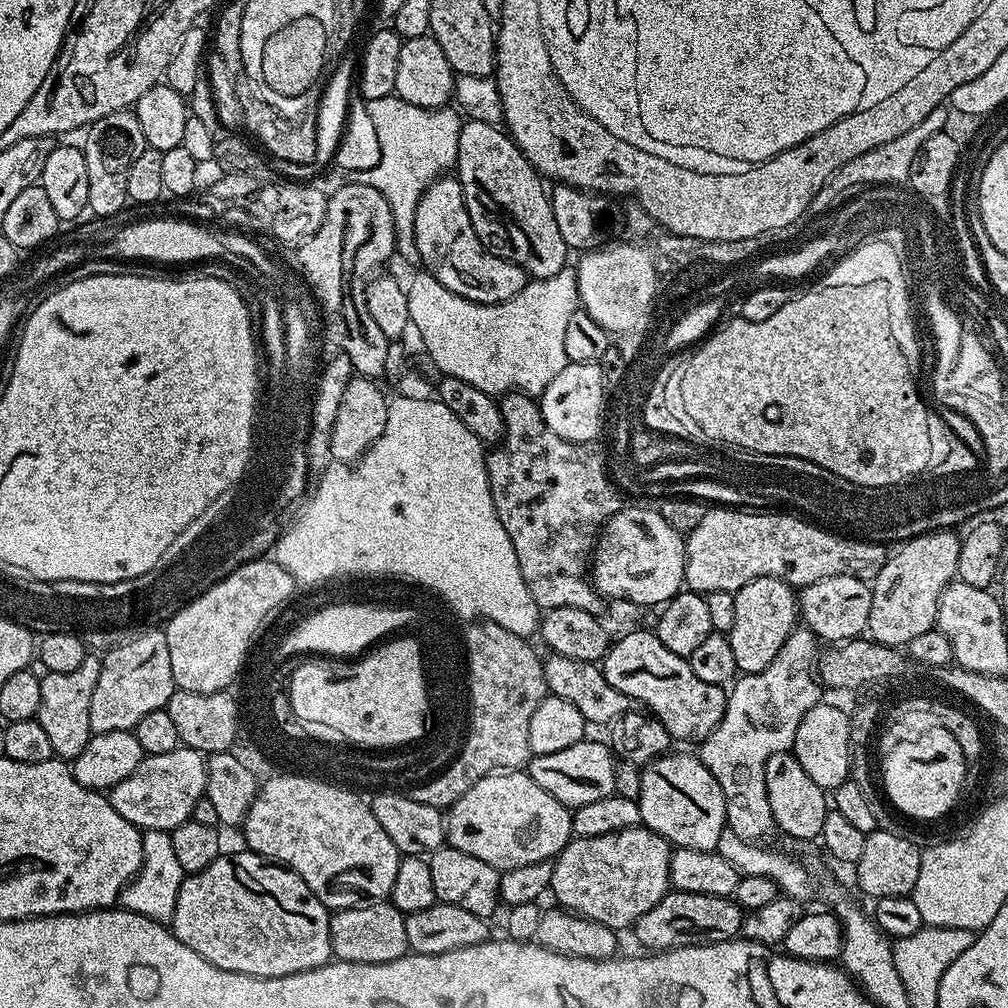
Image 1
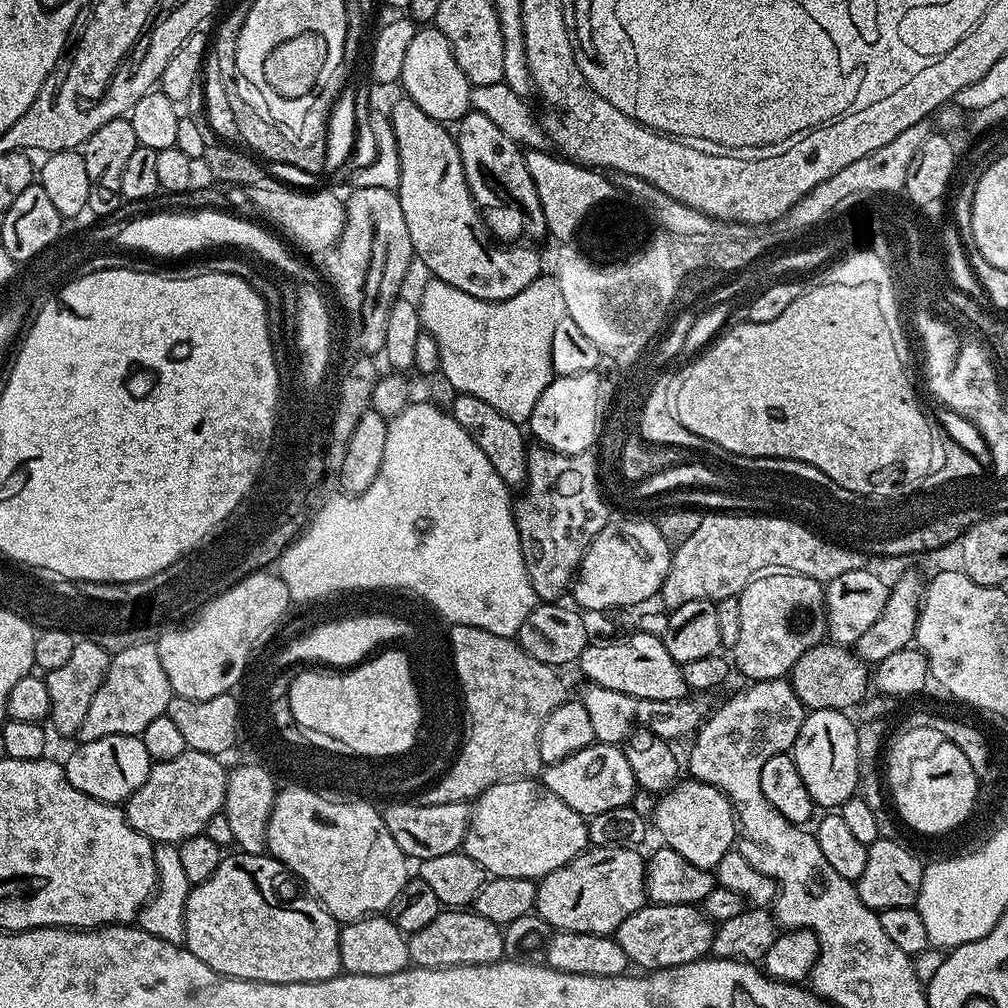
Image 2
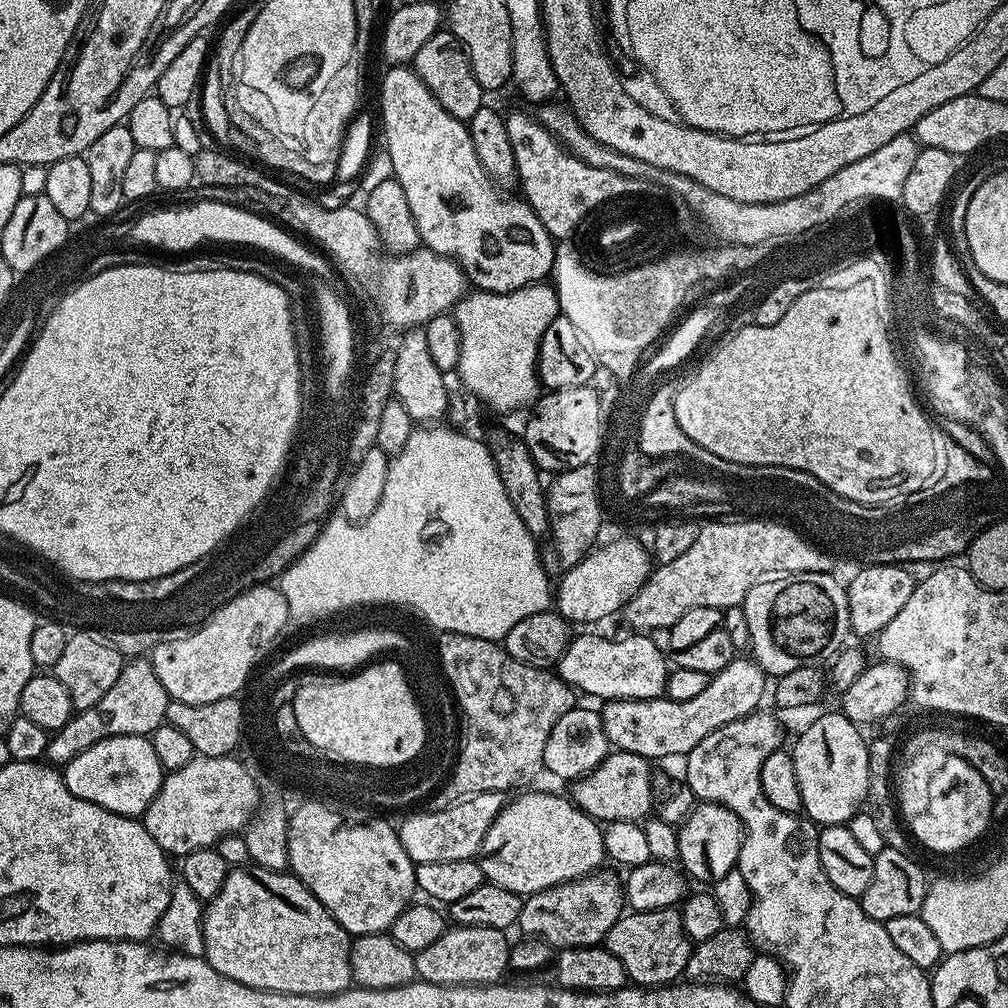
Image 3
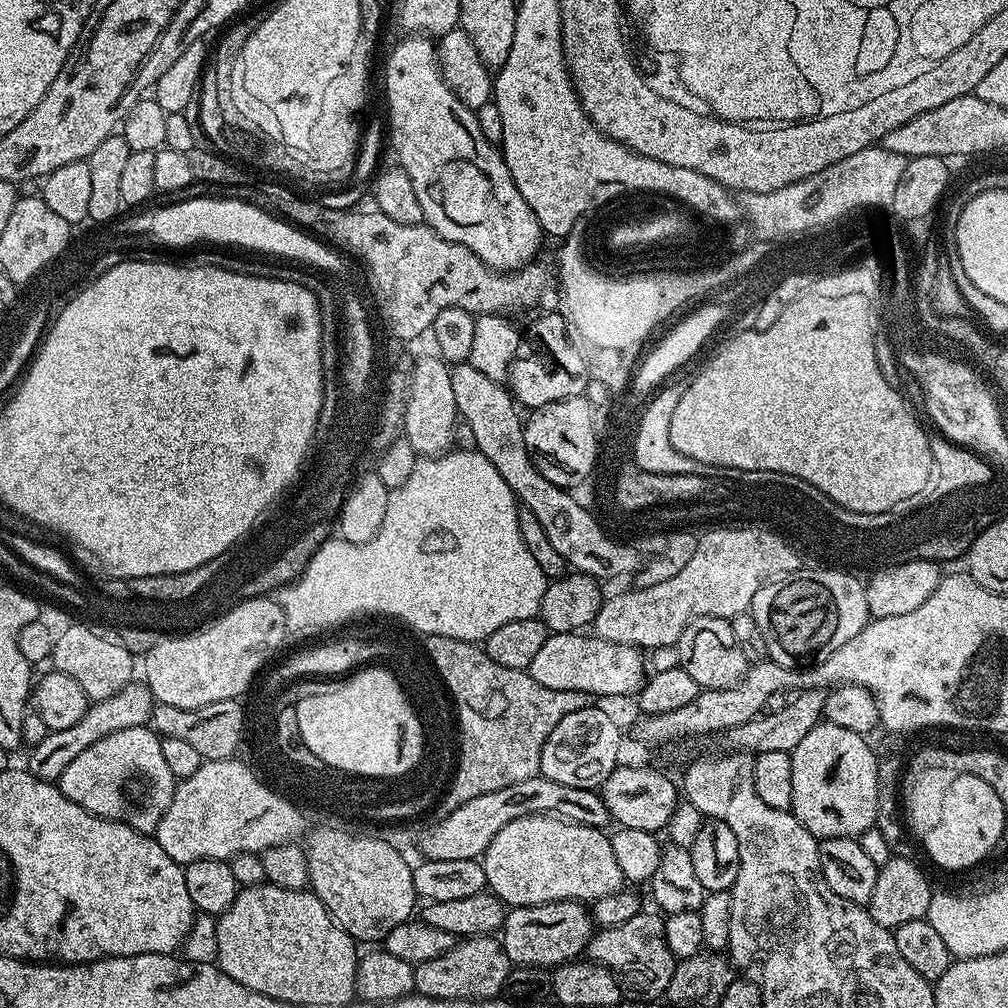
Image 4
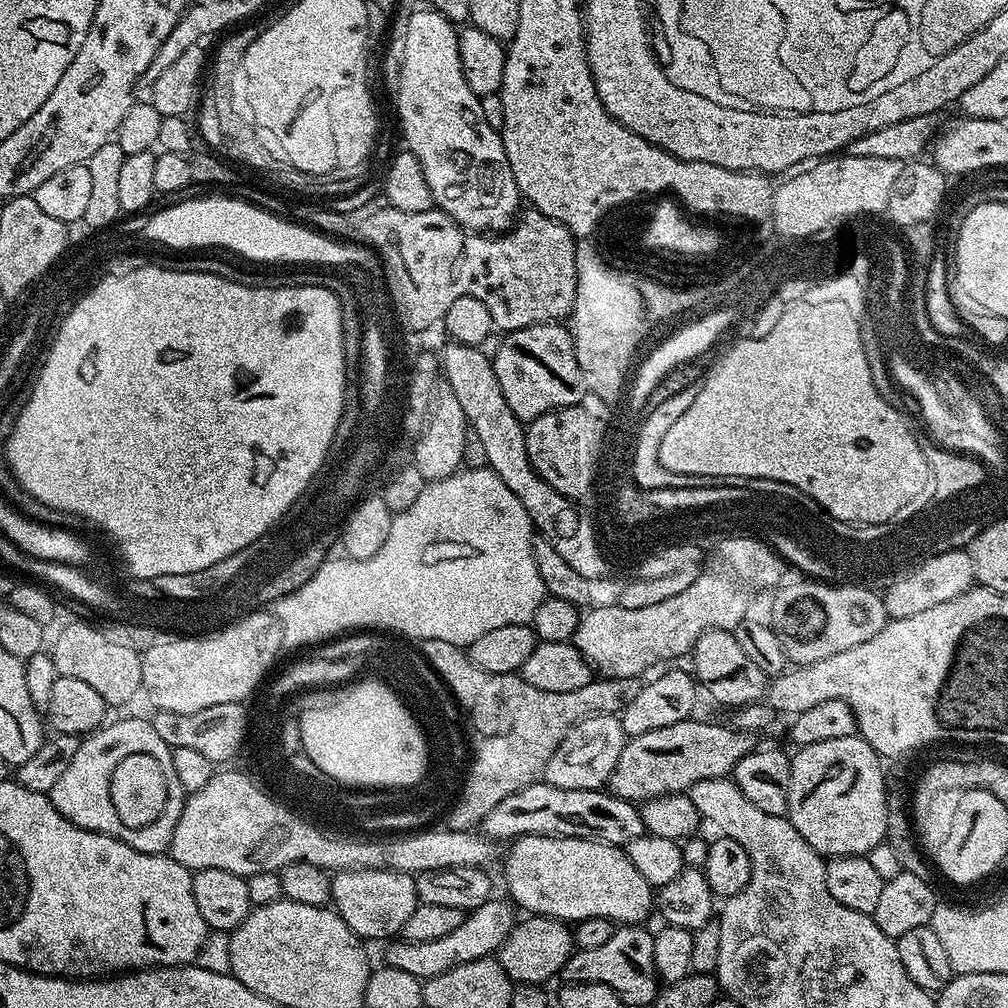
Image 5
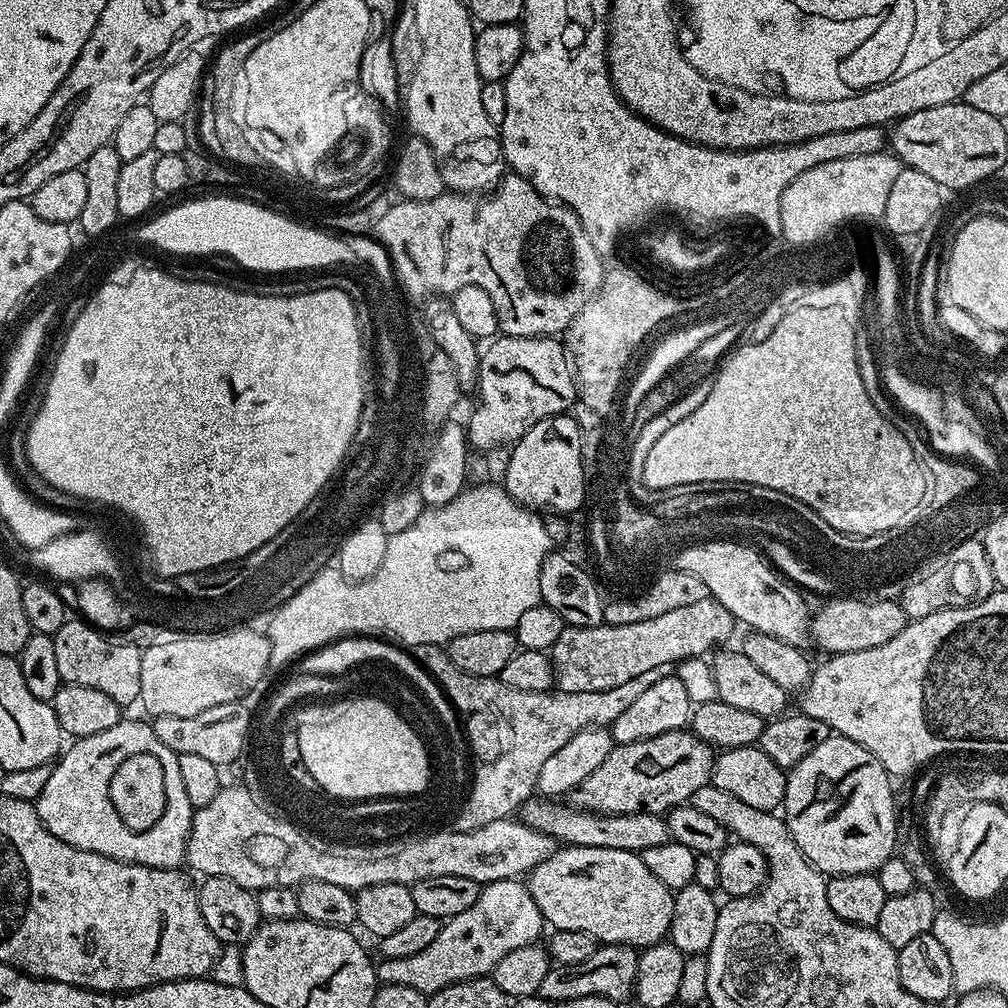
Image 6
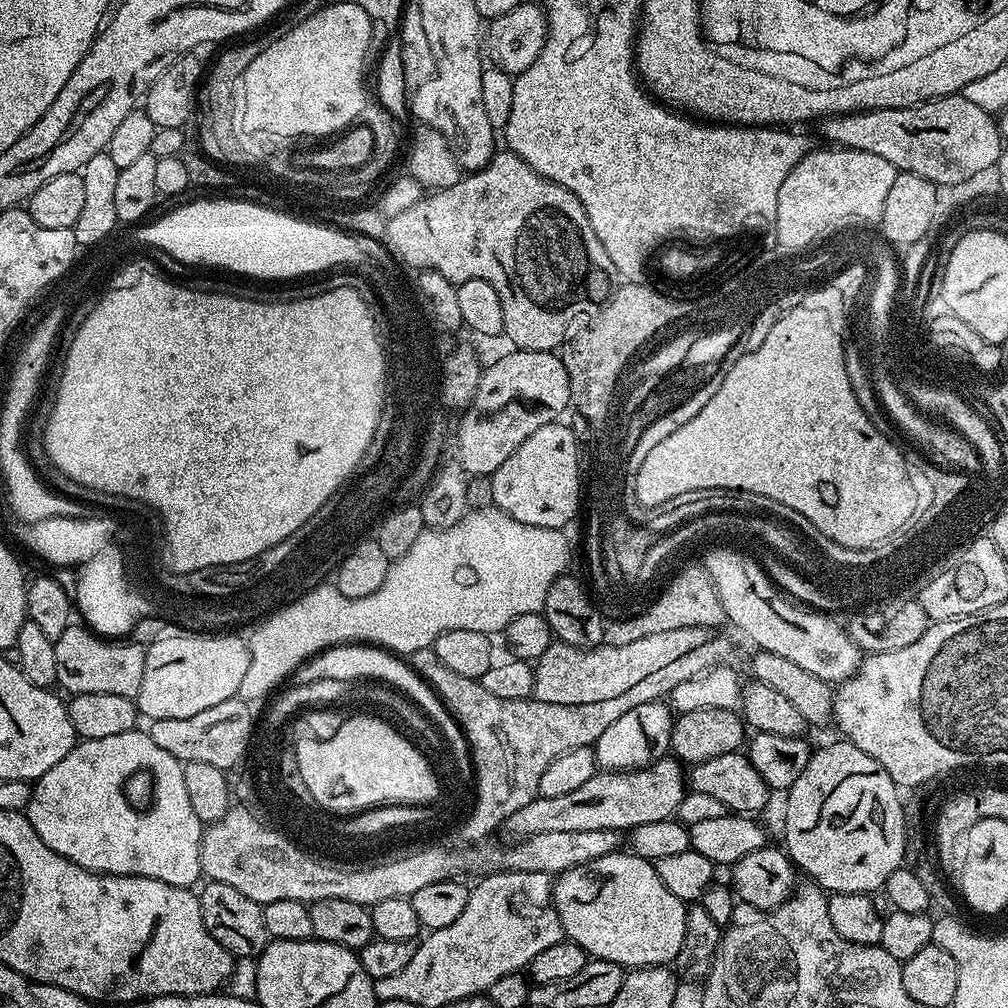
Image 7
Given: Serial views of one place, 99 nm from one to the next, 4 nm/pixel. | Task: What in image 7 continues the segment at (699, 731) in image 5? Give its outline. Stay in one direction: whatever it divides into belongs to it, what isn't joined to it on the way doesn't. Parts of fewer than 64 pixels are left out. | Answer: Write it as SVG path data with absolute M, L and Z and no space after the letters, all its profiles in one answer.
M676 758L655 760L650 766L634 768L630 772L600 770L590 778L590 782L578 786L578 790L573 790L571 794L561 794L559 798L546 798L539 795L535 800L526 802L522 810L506 818L506 822L502 825L502 832L505 832L508 835L507 839L512 842L529 840L534 834L551 834L553 830L610 830L623 833L638 826L646 826L646 822L673 819L684 795L686 795L686 768Z

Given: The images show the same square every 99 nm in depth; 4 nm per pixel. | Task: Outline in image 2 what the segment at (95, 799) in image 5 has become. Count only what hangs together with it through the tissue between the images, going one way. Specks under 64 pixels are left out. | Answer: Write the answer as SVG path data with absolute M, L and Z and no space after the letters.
M114 734L98 738L94 742L77 743L77 748L63 761L64 773L70 782L82 794L98 798L107 804L123 805L146 782L154 761L146 754L146 746L140 736Z

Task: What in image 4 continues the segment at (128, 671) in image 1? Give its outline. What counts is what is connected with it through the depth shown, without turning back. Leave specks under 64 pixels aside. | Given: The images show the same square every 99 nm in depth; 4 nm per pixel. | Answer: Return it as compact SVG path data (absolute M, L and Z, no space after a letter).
M143 682L130 683L110 698L89 703L86 714L82 714L82 718L74 722L74 726L66 730L49 732L46 738L42 738L42 742L31 745L29 752L32 753L28 756L28 764L26 763L27 771L39 780L59 781L62 770L66 770L66 766L74 758L78 758L82 750L98 742L106 734L114 734L114 730L145 727L152 719L153 707L152 691Z

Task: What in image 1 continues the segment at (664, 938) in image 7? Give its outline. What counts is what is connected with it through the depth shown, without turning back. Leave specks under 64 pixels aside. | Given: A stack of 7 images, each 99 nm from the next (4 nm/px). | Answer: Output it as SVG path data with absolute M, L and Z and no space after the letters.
M524 770L494 772L474 782L474 786L470 786L470 790L466 790L466 794L462 794L462 798L458 798L446 814L450 819L451 847L460 848L462 854L474 854L482 858L482 862L497 866L530 866L530 862L552 860L573 839L572 812L562 802L546 794L546 790L542 790L542 786L538 786L538 782L534 782L534 778L530 778Z

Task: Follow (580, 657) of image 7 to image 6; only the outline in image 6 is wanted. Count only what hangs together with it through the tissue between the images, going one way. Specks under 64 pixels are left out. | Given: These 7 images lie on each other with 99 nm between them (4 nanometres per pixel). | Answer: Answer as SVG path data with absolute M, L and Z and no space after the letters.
M709 598L699 600L690 606L680 606L678 610L670 610L667 614L658 614L658 618L650 618L646 622L634 622L630 626L614 626L599 624L589 628L565 627L558 634L558 642L550 649L554 684L562 692L593 692L594 690L610 690L614 686L622 686L622 682L630 682L630 678L638 678L638 674L646 674L646 670L654 670L663 664L679 665L681 660L703 657L711 648L719 649L732 636L734 621L726 606Z

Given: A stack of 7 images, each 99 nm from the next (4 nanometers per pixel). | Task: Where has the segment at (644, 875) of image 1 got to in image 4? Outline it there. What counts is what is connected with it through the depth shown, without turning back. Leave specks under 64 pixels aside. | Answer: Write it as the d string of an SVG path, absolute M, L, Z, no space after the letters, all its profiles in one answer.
M558 898L545 904L521 904L513 907L505 915L502 929L502 943L513 965L551 970L558 964L567 964L568 961L577 959L587 949L594 931L591 911L580 904L583 903L576 898Z

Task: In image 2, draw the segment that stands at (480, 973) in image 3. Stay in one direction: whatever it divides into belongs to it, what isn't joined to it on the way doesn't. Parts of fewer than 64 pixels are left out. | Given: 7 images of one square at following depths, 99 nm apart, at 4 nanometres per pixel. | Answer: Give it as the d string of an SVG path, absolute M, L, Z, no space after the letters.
M442 910L434 922L422 926L422 930L408 936L408 958L418 968L457 968L458 966L478 966L495 964L505 959L504 928L482 918L475 910Z

